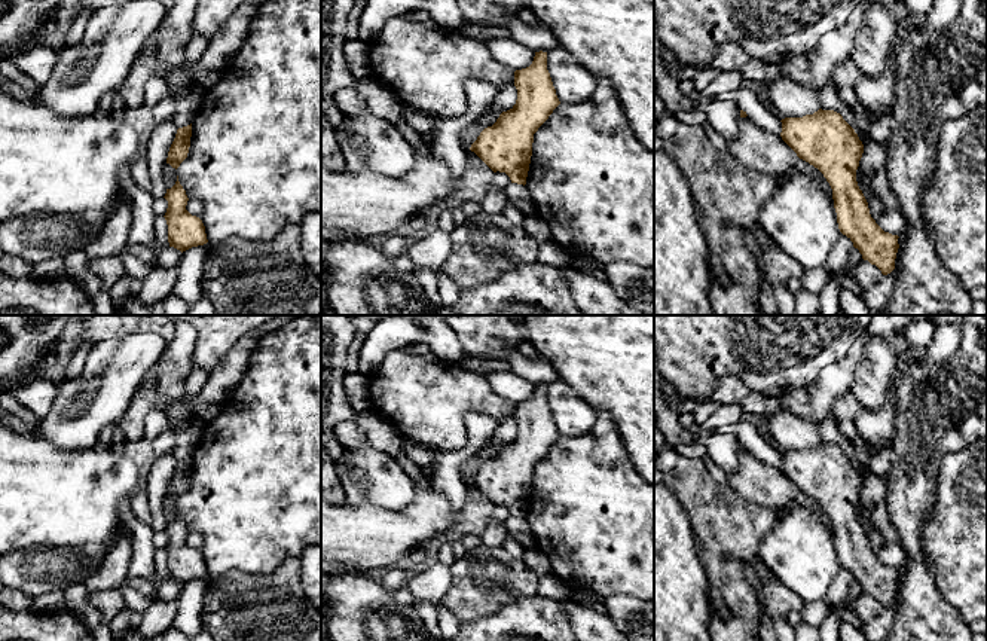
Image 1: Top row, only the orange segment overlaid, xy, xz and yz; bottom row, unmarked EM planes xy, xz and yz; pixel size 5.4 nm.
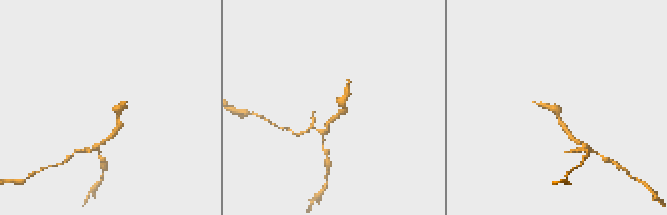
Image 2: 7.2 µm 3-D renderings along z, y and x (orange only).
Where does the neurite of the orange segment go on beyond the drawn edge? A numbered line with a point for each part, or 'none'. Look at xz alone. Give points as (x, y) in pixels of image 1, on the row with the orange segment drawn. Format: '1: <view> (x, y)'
1: xz (518, 195)

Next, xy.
1: xy (185, 112)

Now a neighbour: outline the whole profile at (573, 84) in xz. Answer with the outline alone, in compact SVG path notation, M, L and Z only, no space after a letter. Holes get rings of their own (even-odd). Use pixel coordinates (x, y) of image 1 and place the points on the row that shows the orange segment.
M560 45L547 52L547 70L560 103L578 104L598 88L598 77L583 68Z

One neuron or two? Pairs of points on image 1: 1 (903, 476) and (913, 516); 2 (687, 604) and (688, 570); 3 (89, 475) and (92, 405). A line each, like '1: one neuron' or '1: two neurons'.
1: one neuron
2: one neuron
3: two neurons

